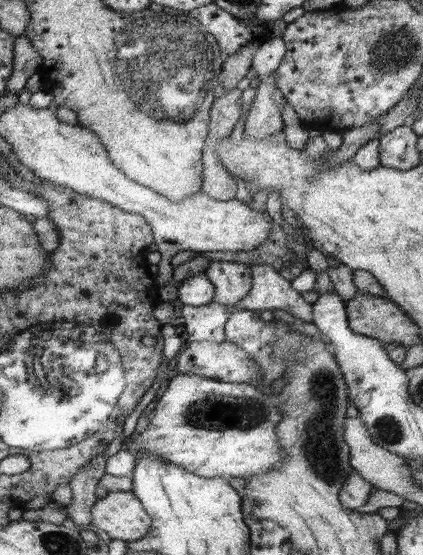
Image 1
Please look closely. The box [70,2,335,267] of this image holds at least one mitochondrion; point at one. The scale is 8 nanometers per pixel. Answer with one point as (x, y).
(165, 73)

